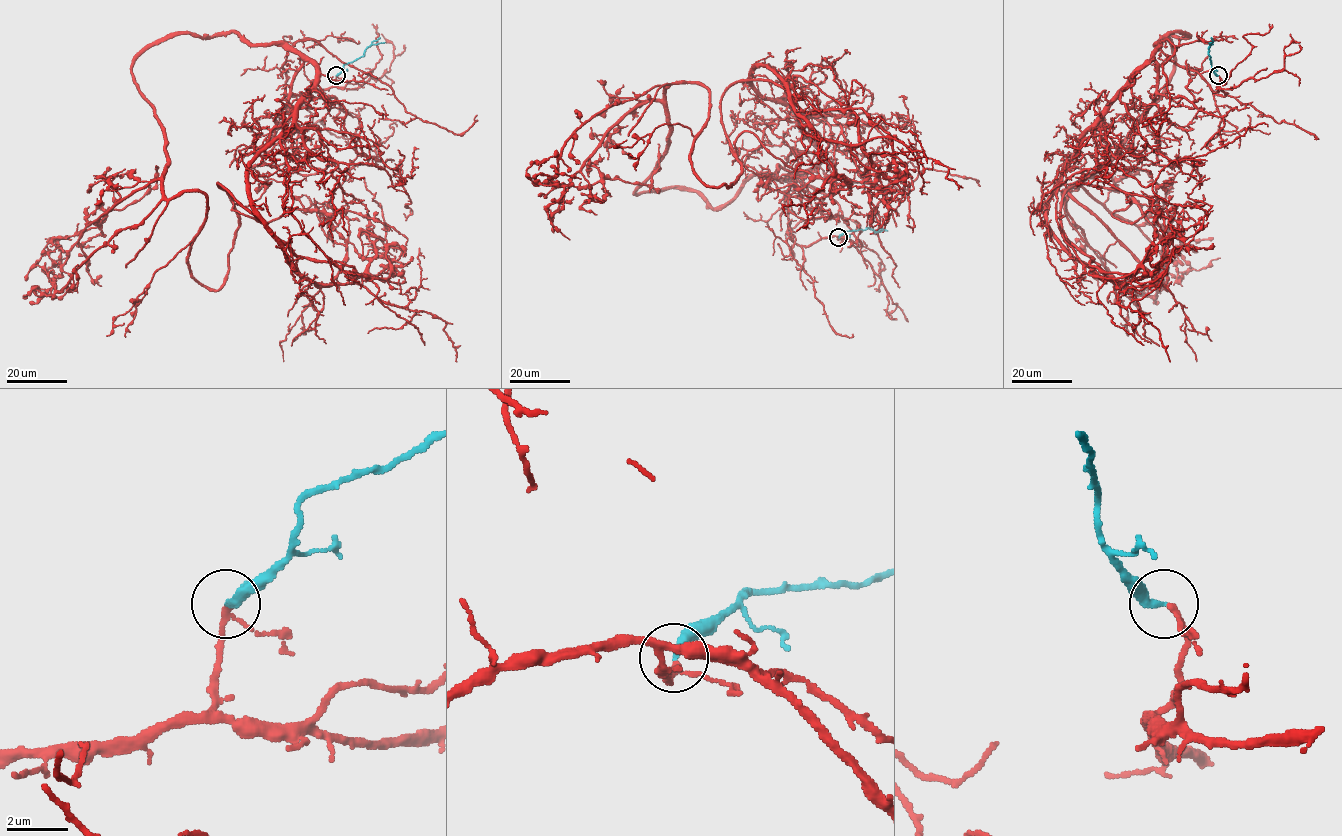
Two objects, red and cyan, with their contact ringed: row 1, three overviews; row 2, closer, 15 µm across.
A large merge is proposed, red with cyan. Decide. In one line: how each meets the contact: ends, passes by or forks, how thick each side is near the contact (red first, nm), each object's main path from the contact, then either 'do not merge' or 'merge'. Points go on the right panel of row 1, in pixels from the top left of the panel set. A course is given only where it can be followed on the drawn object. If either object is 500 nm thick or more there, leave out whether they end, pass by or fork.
red passes by; cyan ends there; 150 nm thick on the red side, 280 nm on the other; red runs (1218, 75), (1226, 95), (1165, 36), (1189, 36), (1168, 33), (1165, 92), (1066, 201), (1123, 290), (1167, 285); cyan runs (1218, 75), (1213, 71), (1208, 53), (1211, 42); merge

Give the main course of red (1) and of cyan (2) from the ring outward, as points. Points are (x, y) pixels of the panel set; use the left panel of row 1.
1: (336, 75), (288, 95), (282, 44), (150, 44), (132, 75), (164, 135), (161, 201), (33, 293), (57, 285)
2: (336, 75), (343, 65), (361, 57), (367, 48), (384, 42)

